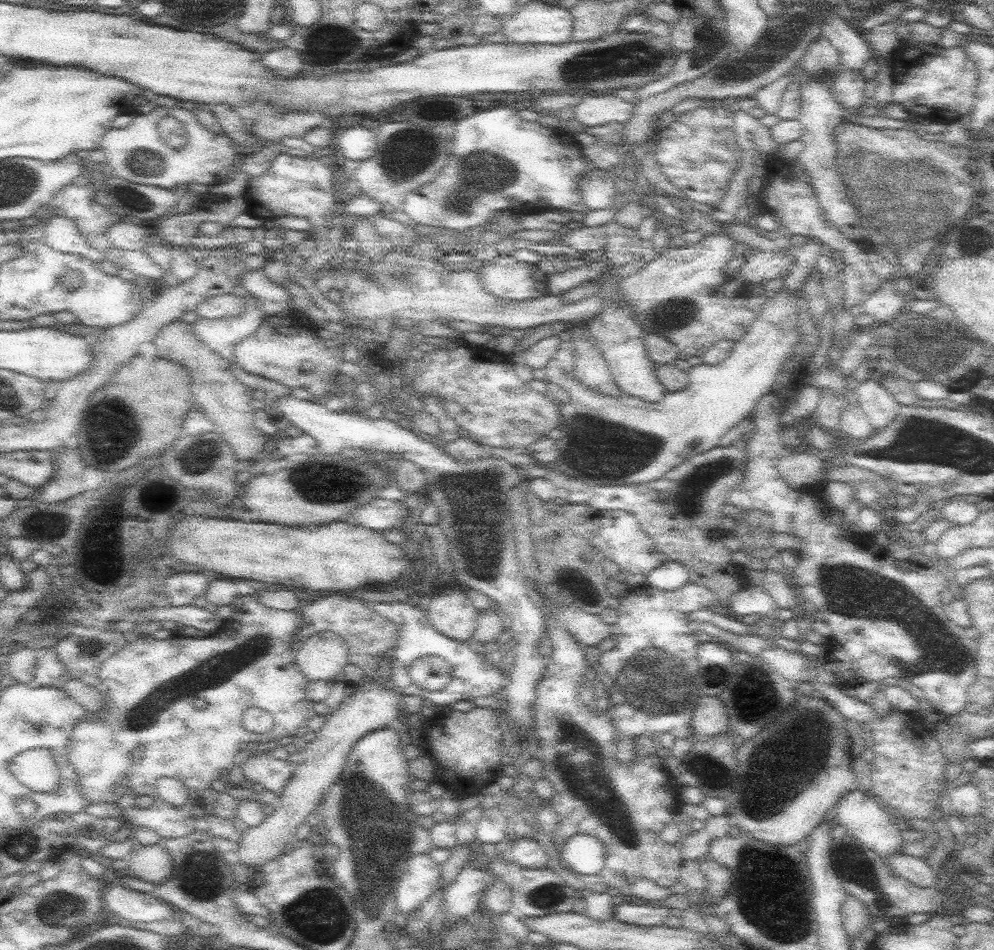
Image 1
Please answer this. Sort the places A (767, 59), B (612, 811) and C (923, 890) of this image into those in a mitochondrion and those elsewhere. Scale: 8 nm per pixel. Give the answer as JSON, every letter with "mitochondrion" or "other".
{"A":"other","B":"mitochondrion","C":"other"}

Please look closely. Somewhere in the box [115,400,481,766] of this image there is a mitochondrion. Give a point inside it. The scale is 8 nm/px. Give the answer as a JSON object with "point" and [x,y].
{"point":[223,667]}

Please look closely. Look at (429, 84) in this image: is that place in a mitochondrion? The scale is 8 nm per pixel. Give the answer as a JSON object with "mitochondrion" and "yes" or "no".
{"mitochondrion":"no"}

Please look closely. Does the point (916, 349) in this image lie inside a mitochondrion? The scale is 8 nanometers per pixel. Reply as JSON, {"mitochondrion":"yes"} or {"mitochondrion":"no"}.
{"mitochondrion":"yes"}

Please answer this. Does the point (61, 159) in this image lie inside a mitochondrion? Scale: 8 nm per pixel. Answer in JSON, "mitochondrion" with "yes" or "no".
{"mitochondrion":"no"}

